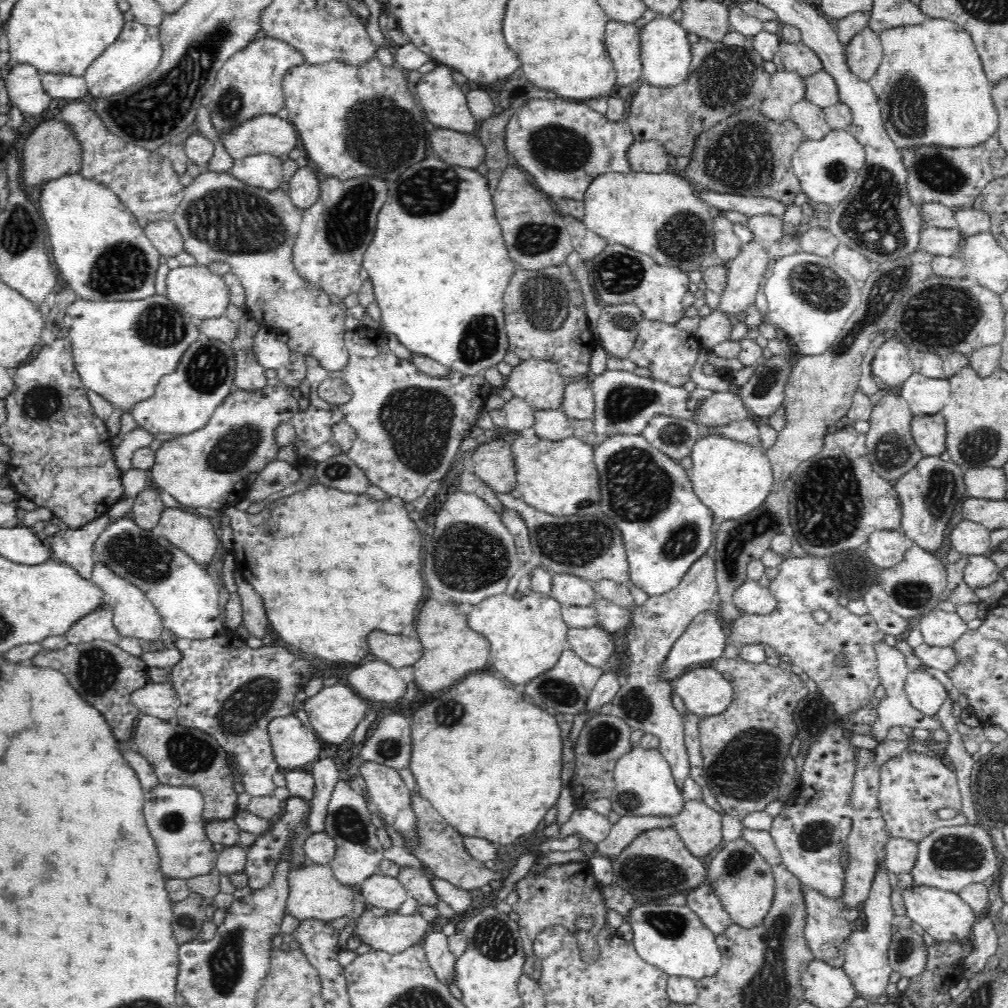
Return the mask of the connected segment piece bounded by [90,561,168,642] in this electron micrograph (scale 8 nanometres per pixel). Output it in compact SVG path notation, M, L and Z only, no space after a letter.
M94 562L90 580L104 593L103 598L112 609L112 620L120 634L138 637L147 642L157 642L168 636L161 624L161 618L156 607L146 597L145 592L128 579L124 579L118 573L113 572L105 562Z

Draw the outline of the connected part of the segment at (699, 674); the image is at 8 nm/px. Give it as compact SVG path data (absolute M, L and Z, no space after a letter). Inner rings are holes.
M696 665L671 681L683 705L700 718L722 712L734 696L728 678L710 665Z

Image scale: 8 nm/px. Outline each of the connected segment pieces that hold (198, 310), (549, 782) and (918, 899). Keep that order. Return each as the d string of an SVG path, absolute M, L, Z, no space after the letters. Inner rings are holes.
M194 264L172 267L166 274L166 294L170 302L181 306L195 321L225 314L228 304L228 289L224 279L211 272L208 266Z
M483 670L466 674L464 678L450 685L447 689L436 693L434 698L430 696L430 700L420 704L414 710L414 718L410 718L407 722L410 729L410 754L407 767L414 774L413 779L420 796L423 796L440 814L440 817L451 824L458 832L466 836L485 838L496 845L510 846L519 837L534 832L546 816L544 812L547 813L558 802L560 797L558 792L562 791L560 790L560 786L562 786L562 782L560 782L560 762L562 762L560 748L562 748L562 744L560 744L560 729L554 715L547 710L538 708L538 706L532 706L526 698L522 698L516 690L512 690L508 686L509 682L506 682L506 684L504 682L506 681L500 676L494 678Z
M913 885L910 888L902 889L902 900L904 900L908 918L920 924L924 928L924 932L930 934L937 942L960 941L970 937L971 926L974 924L977 914L967 902L960 898L959 894L931 886Z

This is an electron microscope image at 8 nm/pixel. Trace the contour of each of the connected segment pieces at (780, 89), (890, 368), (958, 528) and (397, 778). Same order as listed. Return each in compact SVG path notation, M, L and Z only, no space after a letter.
M776 70L770 74L772 94L760 103L761 112L770 120L791 120L791 106L805 98L805 80L796 72Z
M886 338L876 349L871 370L889 390L901 386L905 378L913 372L912 354L906 345L896 342L895 338Z
M963 519L950 530L948 540L952 544L952 549L962 553L963 556L985 555L992 546L990 533L978 523Z
M362 762L360 774L366 782L367 805L386 824L412 842L413 813L409 808L409 788L395 768Z

